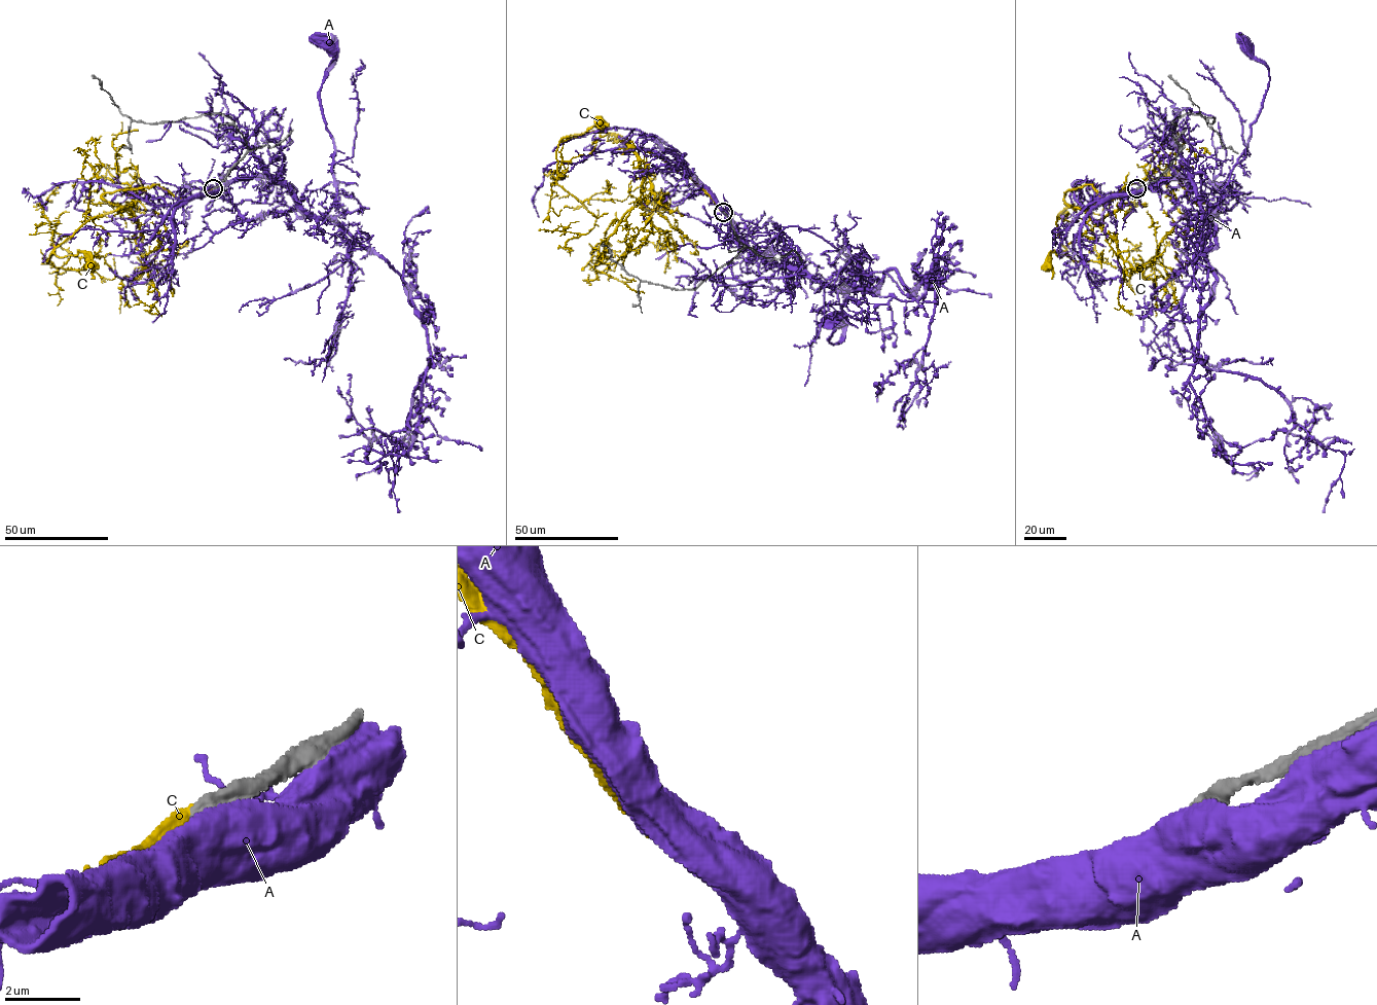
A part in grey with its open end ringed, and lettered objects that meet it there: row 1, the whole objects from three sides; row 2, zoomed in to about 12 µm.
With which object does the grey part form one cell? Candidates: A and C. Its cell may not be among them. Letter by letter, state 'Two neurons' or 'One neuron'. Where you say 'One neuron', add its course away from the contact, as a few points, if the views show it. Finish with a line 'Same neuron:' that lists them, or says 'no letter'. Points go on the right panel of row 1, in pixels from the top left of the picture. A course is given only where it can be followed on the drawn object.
A: Two neurons
C: Two neurons
Same neuron: no letter

